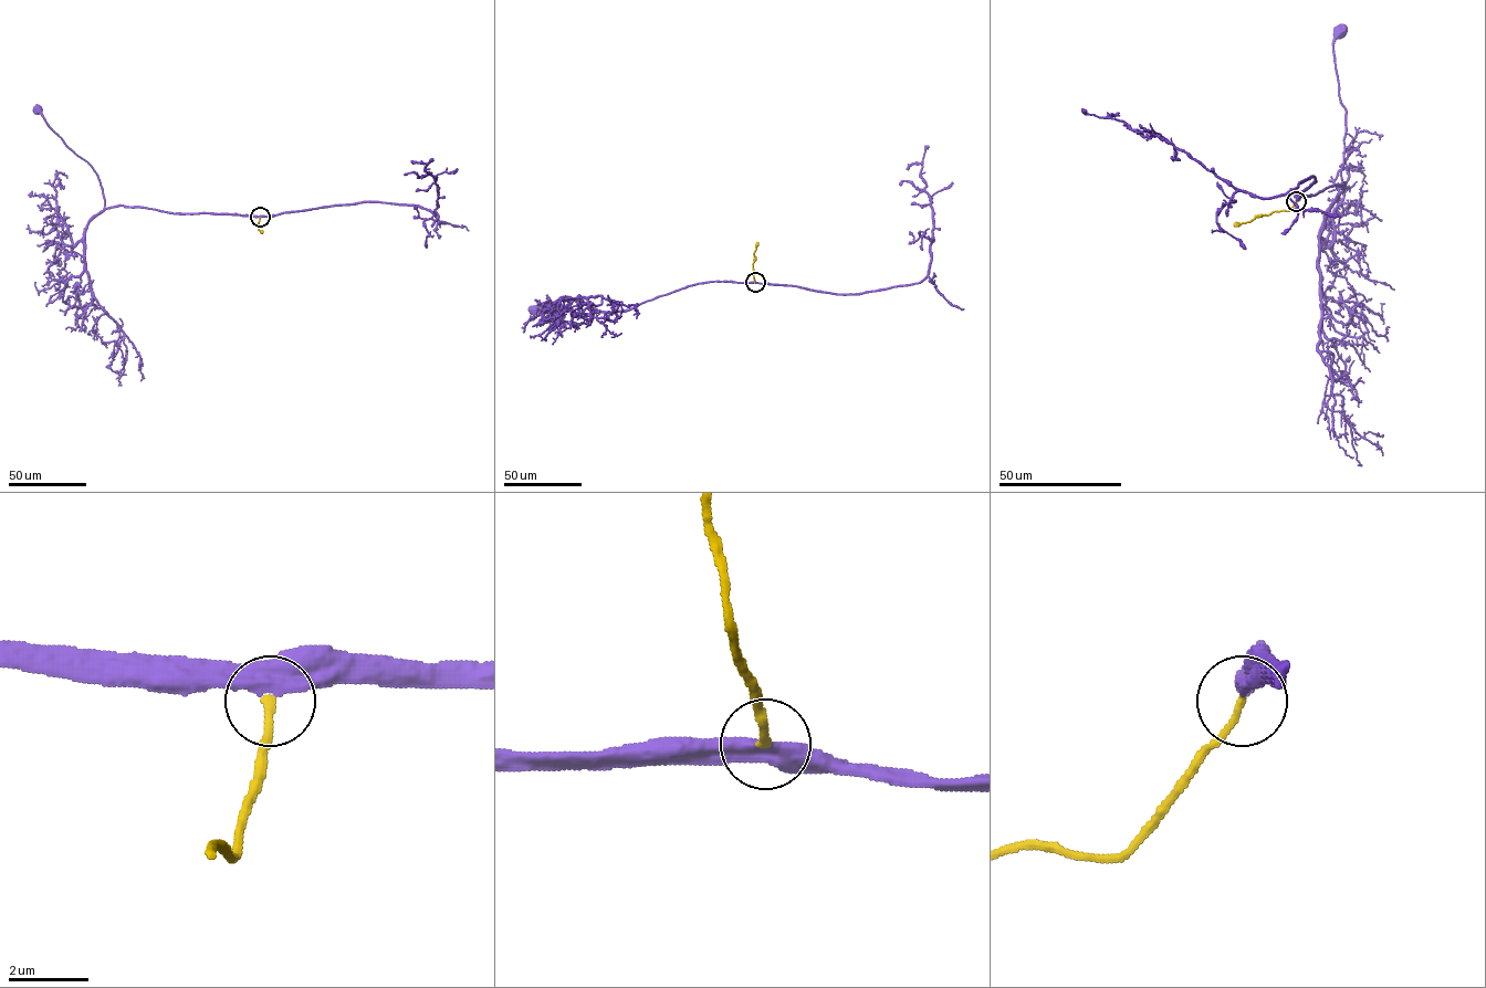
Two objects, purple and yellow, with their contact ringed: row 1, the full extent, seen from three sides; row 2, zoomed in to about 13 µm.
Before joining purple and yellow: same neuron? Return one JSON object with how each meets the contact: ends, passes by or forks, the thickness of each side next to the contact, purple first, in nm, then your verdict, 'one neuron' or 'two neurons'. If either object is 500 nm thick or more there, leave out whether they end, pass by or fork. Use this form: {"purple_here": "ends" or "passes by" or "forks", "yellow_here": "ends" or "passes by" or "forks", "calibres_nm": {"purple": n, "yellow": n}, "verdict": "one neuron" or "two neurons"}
{"purple_here": "passes by", "yellow_here": "ends", "calibres_nm": {"purple": 440, "yellow": 190}, "verdict": "one neuron"}

